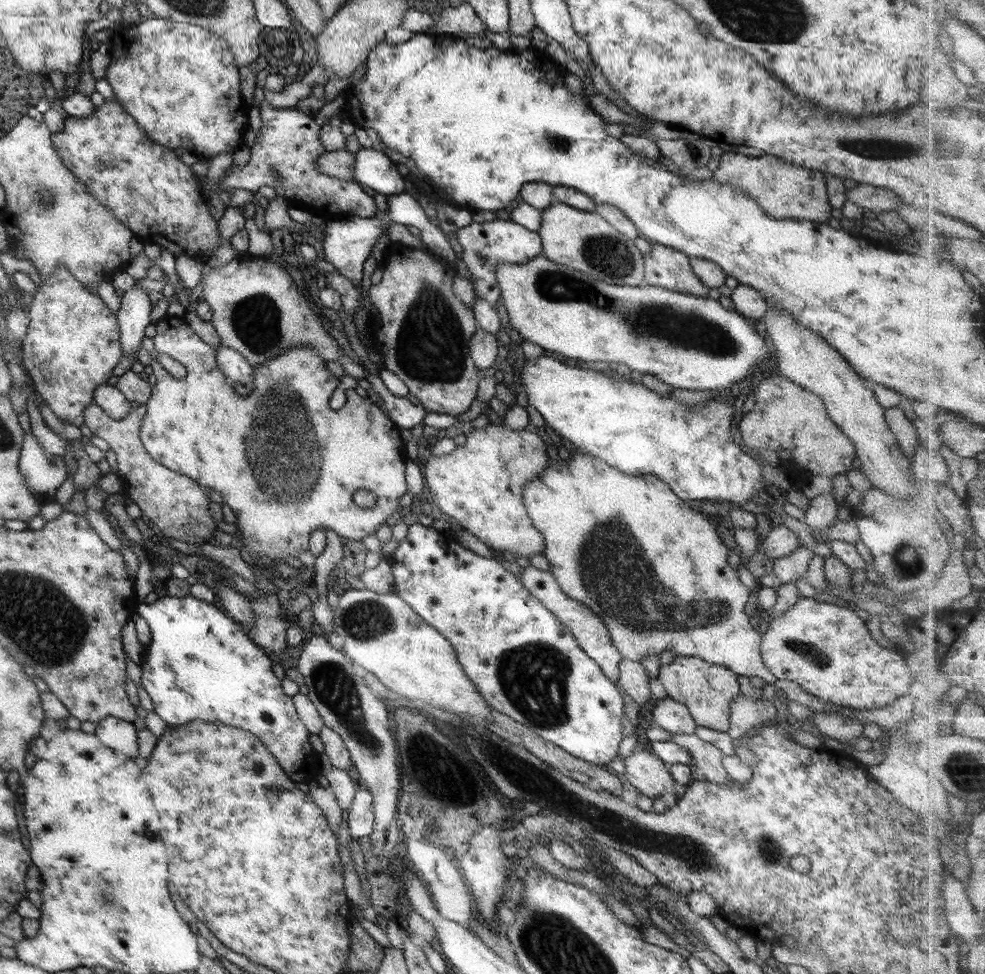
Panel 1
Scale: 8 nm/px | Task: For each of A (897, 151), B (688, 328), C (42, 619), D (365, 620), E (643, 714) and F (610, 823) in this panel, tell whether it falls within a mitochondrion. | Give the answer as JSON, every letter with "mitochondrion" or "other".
{"A":"mitochondrion","B":"mitochondrion","C":"mitochondrion","D":"mitochondrion","E":"other","F":"mitochondrion"}

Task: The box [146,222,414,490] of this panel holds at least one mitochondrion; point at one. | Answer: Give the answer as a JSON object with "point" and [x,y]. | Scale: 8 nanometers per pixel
{"point":[258,321]}

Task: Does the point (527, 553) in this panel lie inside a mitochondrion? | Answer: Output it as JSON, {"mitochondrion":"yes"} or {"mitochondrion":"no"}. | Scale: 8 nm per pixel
{"mitochondrion":"no"}

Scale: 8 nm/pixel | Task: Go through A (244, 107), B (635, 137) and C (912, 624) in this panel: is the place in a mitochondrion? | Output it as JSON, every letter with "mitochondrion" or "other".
{"A":"other","B":"other","C":"other"}

